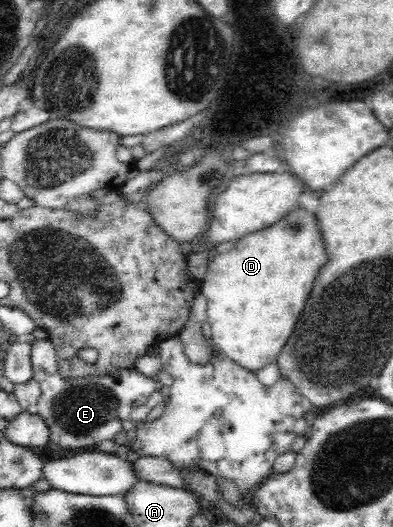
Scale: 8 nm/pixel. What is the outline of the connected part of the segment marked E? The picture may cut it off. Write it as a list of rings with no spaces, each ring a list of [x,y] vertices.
[[[37,340],[31,344],[31,375],[40,385],[38,415],[50,429],[50,443],[64,448],[94,446],[103,440],[110,440],[120,432],[121,424],[131,410],[146,404],[156,391],[153,377],[140,374],[133,367],[126,367],[104,376],[70,378],[64,382],[59,375],[58,351],[50,340]]]

